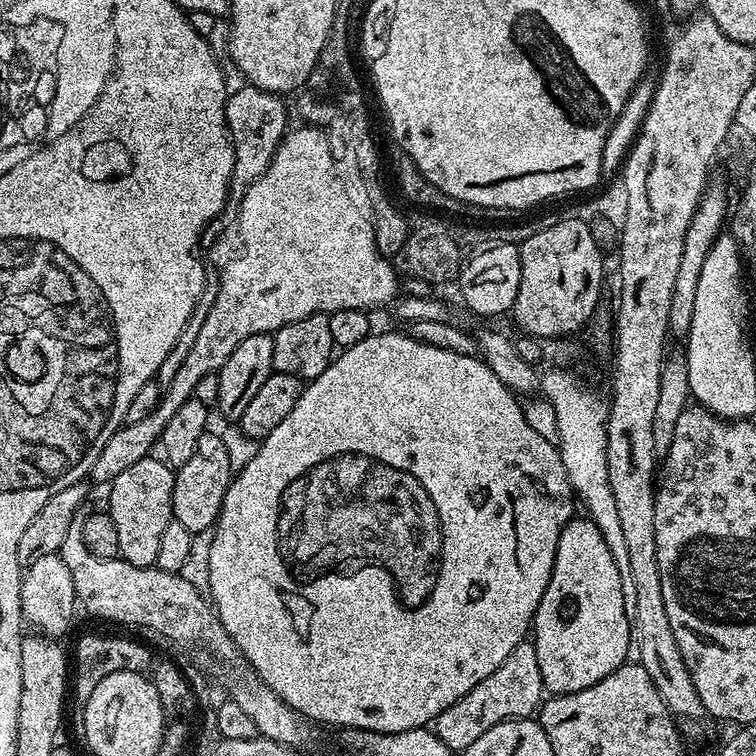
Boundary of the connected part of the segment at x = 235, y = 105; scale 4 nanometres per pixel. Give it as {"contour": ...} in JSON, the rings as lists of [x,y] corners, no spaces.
{"contour":[[[250,83],[235,94],[227,94],[224,101],[224,127],[230,134],[234,150],[233,177],[255,178],[272,165],[276,147],[290,128],[288,108],[280,100],[283,99],[277,93],[255,88]]]}

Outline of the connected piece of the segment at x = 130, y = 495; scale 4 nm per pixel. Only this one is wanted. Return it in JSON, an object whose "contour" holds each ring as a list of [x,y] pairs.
{"contour":[[[151,455],[142,458],[142,462],[134,462],[134,466],[122,470],[122,474],[118,474],[118,478],[114,478],[106,488],[106,510],[110,518],[114,518],[119,559],[130,562],[130,566],[150,568],[155,565],[162,533],[173,520],[172,499],[176,474],[163,459],[156,459],[155,455]]]}

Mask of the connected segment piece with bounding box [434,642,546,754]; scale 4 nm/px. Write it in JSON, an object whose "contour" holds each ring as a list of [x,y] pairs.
{"contour":[[[535,643],[519,644],[514,646],[514,650],[510,650],[510,658],[506,658],[506,662],[502,662],[502,666],[498,666],[498,670],[494,670],[494,674],[490,674],[490,678],[482,678],[482,682],[478,682],[478,686],[474,686],[474,690],[470,690],[470,694],[458,698],[458,702],[454,702],[454,706],[446,706],[446,710],[442,710],[442,714],[436,716],[434,721],[436,737],[453,754],[462,754],[466,750],[466,746],[470,746],[478,738],[482,738],[482,734],[486,734],[486,730],[490,730],[490,726],[498,726],[507,720],[522,720],[531,717],[539,709],[545,696],[546,689],[542,682],[542,670],[538,670]]]}

